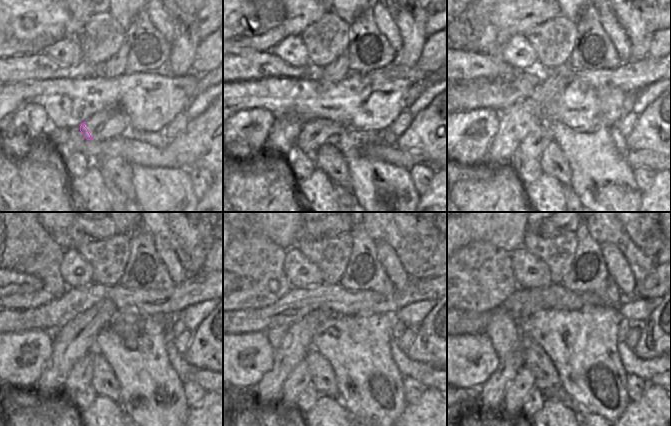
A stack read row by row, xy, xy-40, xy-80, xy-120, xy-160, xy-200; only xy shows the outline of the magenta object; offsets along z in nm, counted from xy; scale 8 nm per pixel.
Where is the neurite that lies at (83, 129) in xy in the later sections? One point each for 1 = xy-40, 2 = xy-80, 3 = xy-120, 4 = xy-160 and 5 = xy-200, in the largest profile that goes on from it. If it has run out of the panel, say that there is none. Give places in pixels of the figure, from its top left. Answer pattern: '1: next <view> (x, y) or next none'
1: next xy-40 (307, 143)
2: next xy-80 (532, 146)
3: next xy-120 (80, 376)
4: next xy-160 (299, 379)
5: next xy-200 (516, 393)

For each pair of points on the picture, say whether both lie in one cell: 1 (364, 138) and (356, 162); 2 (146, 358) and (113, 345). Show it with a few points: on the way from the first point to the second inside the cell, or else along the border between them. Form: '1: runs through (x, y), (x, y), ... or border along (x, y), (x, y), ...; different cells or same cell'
1: runs through (358, 144), (355, 147), (355, 156); same cell
2: runs through (138, 358), (126, 358), (121, 353); same cell

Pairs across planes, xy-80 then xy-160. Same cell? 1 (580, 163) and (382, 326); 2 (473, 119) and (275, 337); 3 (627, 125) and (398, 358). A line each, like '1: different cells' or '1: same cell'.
1: same cell
2: different cells
3: different cells

